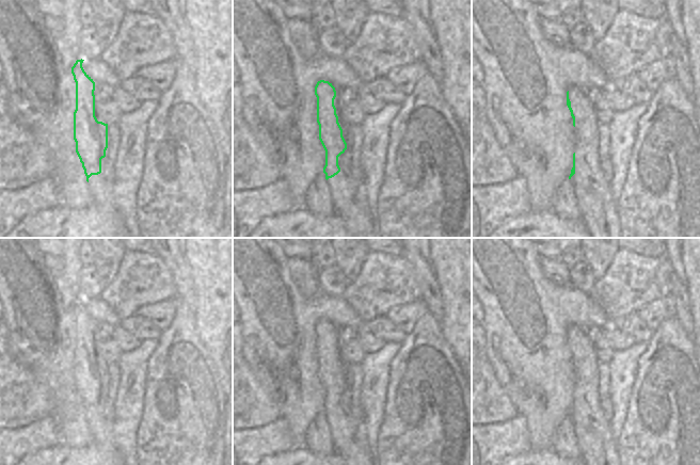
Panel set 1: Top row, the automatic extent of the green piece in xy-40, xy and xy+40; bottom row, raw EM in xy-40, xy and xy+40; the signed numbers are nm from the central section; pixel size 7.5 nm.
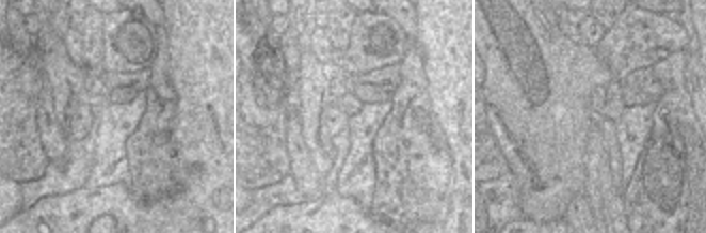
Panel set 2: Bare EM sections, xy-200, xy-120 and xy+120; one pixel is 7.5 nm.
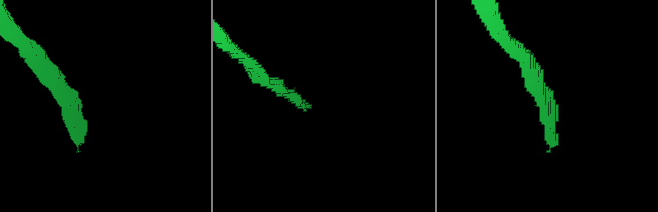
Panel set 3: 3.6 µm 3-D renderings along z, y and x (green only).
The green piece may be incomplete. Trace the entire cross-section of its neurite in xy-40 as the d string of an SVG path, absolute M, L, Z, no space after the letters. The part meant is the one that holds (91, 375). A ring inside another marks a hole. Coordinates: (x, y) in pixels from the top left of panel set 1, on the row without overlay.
M82 298L77 299L71 306L71 312L76 321L76 349L74 351L76 391L82 402L94 443L102 450L113 450L112 428L114 420L107 420L101 413L101 398L106 396L108 387L108 363L98 360L95 355L95 321L84 310L82 306L83 300Z

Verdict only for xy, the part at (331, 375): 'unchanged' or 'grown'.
grown

